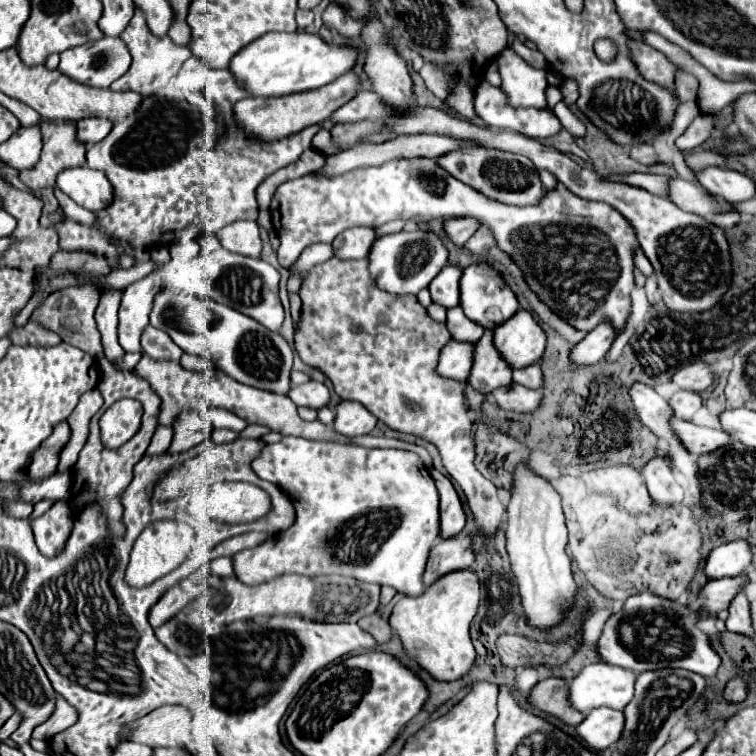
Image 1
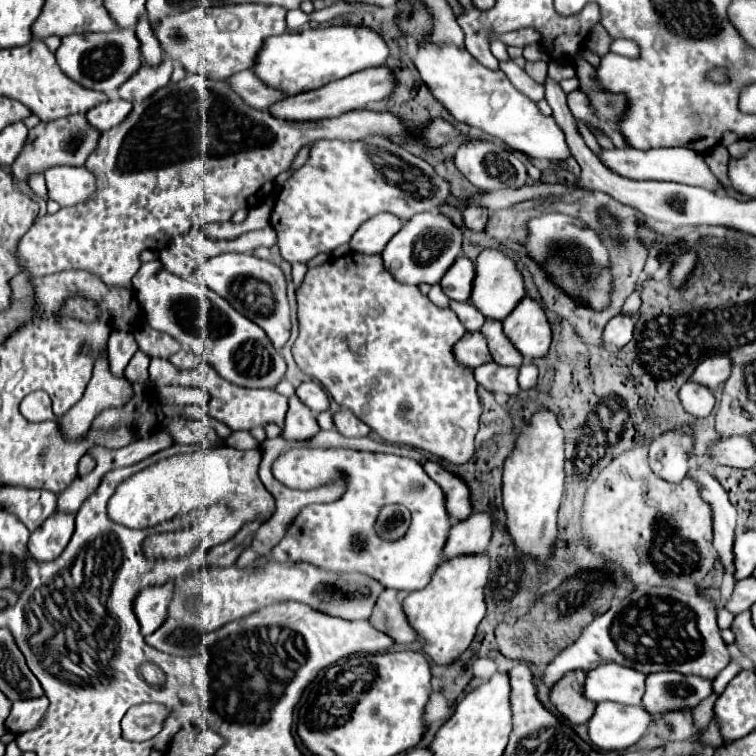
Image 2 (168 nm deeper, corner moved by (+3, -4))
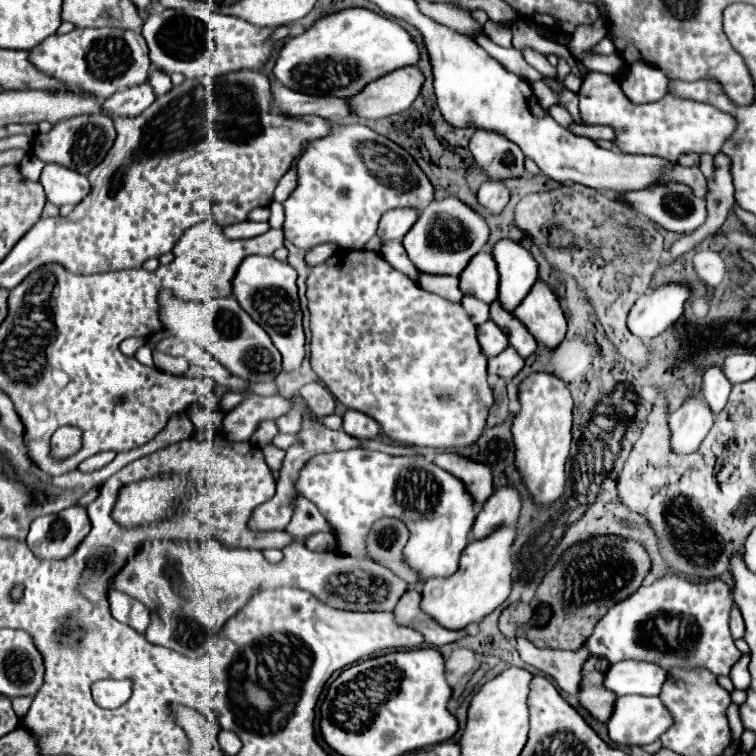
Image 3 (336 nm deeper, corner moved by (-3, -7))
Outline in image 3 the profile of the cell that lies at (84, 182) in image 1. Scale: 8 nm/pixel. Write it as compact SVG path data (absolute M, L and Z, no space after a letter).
M54 163L44 165L38 181L44 187L46 199L54 205L78 205L90 193L90 183L84 175Z

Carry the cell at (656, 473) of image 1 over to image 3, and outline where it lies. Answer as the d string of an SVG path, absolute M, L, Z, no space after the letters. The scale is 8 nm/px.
M702 395L684 399L678 411L670 417L672 449L676 453L694 453L714 423L714 415Z

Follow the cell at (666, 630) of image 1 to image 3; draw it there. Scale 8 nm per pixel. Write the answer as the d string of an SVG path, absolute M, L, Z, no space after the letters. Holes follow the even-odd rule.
M666 573L652 583L640 585L636 593L632 593L628 599L616 603L594 627L592 637L586 641L586 647L590 655L600 655L606 657L610 663L622 661L622 659L642 659L642 661L652 661L660 663L664 669L670 669L674 665L686 665L686 667L706 667L714 675L728 675L732 665L742 657L742 653L736 649L734 639L728 629L728 617L730 609L734 605L732 599L732 589L722 581L722 579L712 579L704 583L694 583L684 579L682 575L676 573ZM658 617L666 617L670 623L678 623L676 631L676 649L664 647L658 649Z

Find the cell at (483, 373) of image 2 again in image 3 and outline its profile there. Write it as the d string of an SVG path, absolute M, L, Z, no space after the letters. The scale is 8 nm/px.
M510 345L500 355L488 359L488 373L494 373L504 379L512 379L522 367L524 359L520 359L520 355L516 355L516 349Z

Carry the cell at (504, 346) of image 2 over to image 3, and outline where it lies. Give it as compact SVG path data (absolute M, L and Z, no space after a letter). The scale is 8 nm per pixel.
M494 301L490 305L490 319L502 327L510 339L510 345L526 359L536 351L536 339L532 337L532 333L528 333L528 329L520 323L520 319L516 319L510 311L506 311L498 301Z

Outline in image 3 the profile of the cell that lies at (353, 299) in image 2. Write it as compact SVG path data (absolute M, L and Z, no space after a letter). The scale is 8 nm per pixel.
M340 249L336 251L330 259L326 259L324 263L312 267L310 275L308 275L308 309L310 309L310 329L312 329L312 343L310 343L310 363L312 369L316 371L316 375L320 377L320 381L330 389L330 393L348 409L358 409L366 415L370 415L372 419L378 421L378 425L382 427L382 431L400 443L408 443L408 445L420 445L420 447L438 447L438 449L460 449L466 445L472 445L482 429L486 427L486 417L488 417L488 409L492 407L494 399L492 399L492 389L486 381L486 363L488 357L482 353L480 343L476 339L476 325L470 323L468 313L464 311L464 307L460 303L452 303L436 293L428 293L422 287L418 287L408 275L396 271L380 253L376 251L352 251L352 249Z

